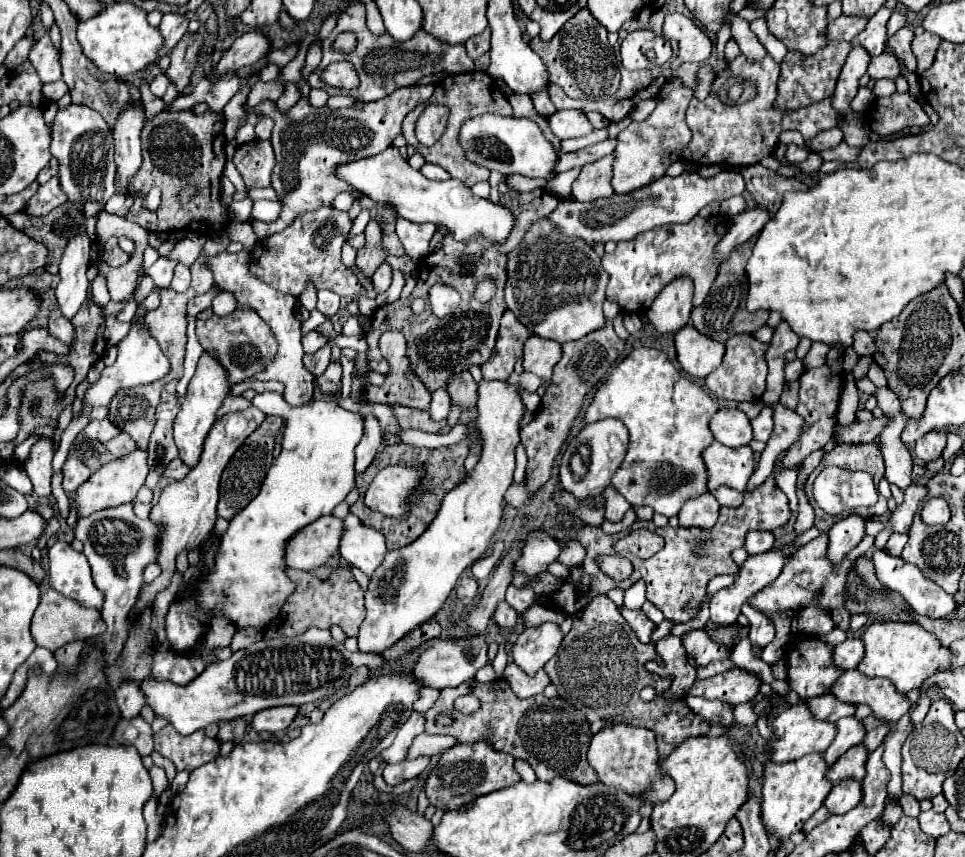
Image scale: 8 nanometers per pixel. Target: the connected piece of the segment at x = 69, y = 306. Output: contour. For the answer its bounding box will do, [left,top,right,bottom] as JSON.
[55,233,89,319]

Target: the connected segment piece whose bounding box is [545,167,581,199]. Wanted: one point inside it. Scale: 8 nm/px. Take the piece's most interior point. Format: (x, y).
(560, 186)

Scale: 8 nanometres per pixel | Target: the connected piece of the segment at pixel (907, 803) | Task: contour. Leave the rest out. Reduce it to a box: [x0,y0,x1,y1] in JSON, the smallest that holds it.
[903,795,919,817]

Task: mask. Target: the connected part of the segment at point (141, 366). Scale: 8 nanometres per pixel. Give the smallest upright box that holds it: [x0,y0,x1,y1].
[85,321,169,407]

